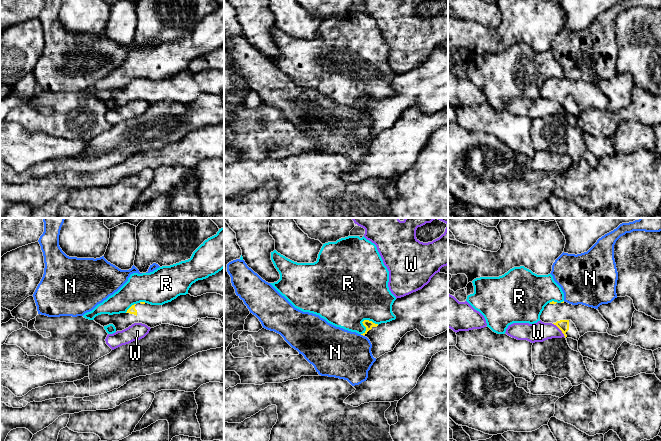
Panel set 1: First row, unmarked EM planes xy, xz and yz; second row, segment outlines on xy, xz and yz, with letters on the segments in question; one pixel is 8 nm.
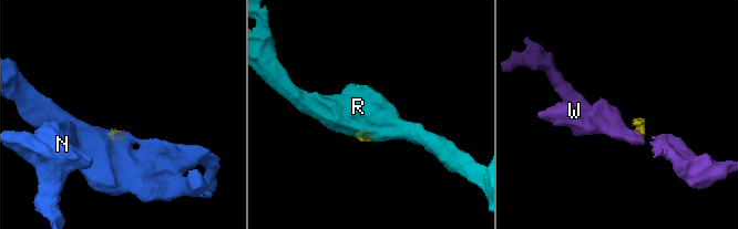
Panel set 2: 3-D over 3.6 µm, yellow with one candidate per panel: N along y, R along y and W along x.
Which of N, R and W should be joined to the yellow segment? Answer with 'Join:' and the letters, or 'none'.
Join: none

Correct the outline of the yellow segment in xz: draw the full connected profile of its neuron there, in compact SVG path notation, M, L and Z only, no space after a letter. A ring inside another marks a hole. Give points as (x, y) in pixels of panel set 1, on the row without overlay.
M438 48L422 65L397 74L392 81L392 88L396 95L390 98L379 101L369 96L362 98L366 107L361 111L370 116L371 128L376 135L393 127L407 108L417 105L425 114L432 114L448 106L448 50Z

